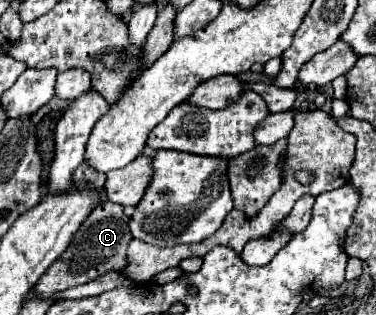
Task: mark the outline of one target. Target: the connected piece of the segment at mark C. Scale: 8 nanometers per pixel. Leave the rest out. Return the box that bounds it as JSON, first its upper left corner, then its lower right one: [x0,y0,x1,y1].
[32,202,132,298]

